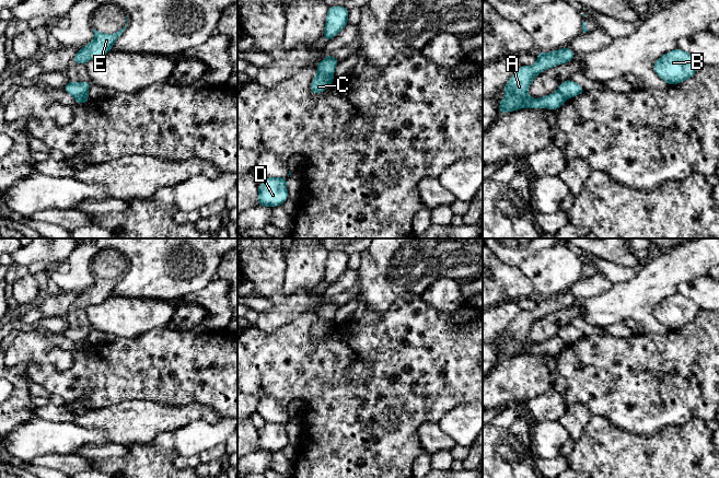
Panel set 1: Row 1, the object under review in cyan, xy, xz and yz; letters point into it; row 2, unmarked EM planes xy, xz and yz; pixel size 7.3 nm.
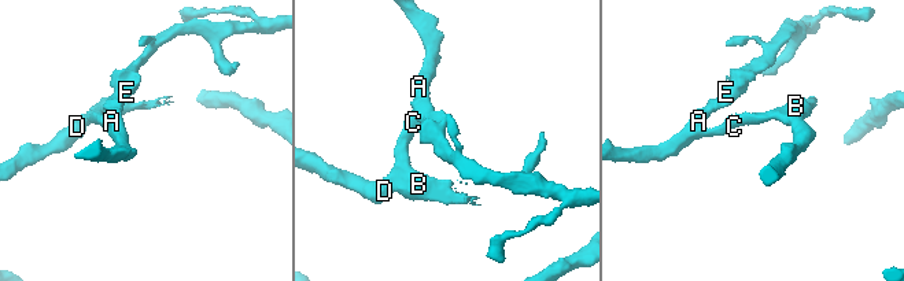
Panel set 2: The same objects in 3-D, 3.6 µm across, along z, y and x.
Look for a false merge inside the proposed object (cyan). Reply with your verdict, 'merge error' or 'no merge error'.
merge error

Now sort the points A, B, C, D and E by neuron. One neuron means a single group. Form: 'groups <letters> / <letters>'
groups A E / B C D

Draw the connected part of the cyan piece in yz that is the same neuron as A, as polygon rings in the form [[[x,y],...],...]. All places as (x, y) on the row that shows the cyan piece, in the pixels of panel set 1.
[[[568,47],[550,53],[537,53],[536,63],[520,67],[503,86],[505,97],[498,106],[499,112],[503,114],[521,108],[549,108],[557,110],[566,101],[558,90],[541,98],[532,98],[527,94],[527,89],[538,73],[558,65],[569,62],[575,57],[575,53]]]

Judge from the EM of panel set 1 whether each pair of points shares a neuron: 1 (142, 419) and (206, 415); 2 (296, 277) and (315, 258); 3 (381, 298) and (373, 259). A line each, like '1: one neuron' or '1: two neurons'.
1: one neuron
2: one neuron
3: one neuron

